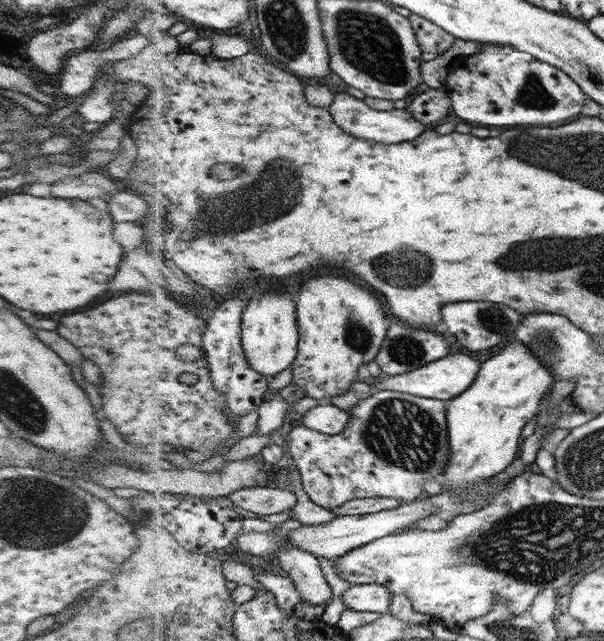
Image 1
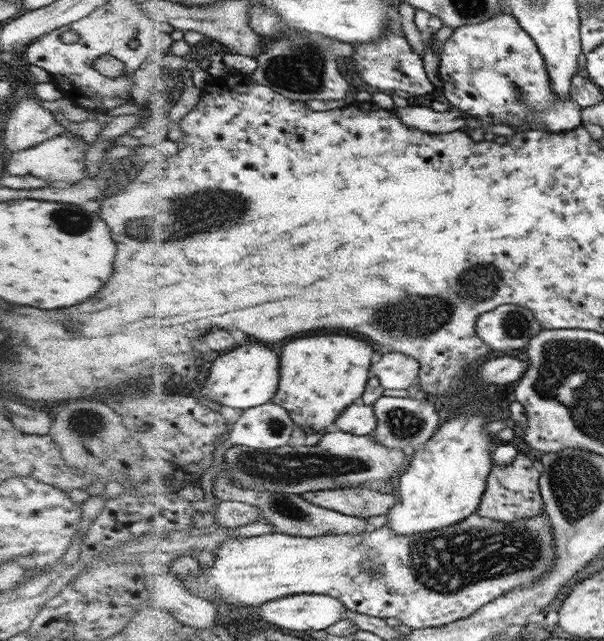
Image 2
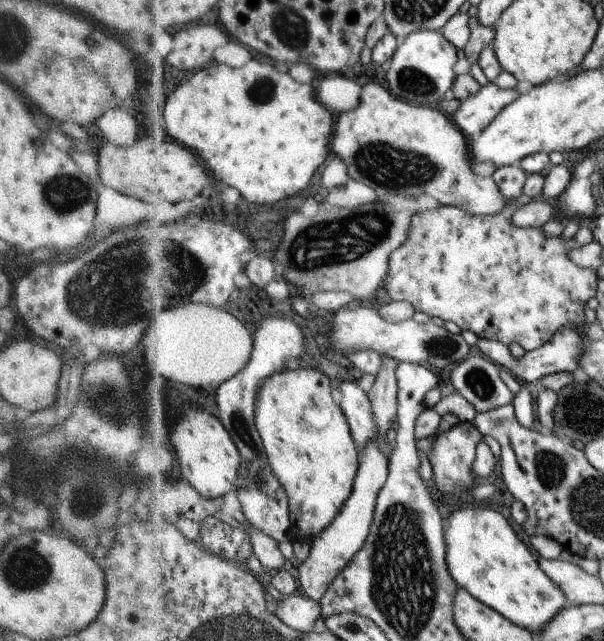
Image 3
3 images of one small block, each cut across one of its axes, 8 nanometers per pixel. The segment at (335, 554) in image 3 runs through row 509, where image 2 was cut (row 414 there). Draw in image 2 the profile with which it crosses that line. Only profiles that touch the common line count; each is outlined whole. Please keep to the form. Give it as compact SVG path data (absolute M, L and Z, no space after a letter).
M362 402L348 406L348 409L344 410L344 414L336 420L336 428L358 436L374 434L378 428L375 406L364 405Z

